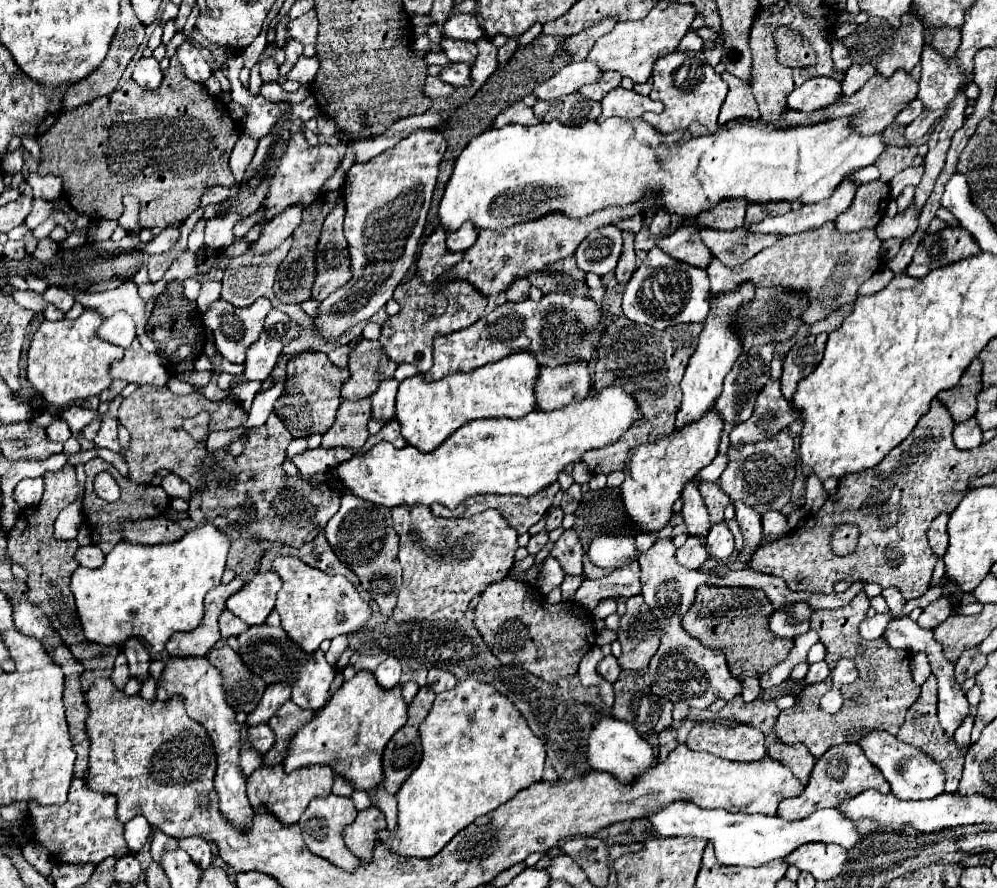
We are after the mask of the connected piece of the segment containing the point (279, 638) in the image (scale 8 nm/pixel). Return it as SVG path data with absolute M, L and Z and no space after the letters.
M261 624L261 626L249 626L243 634L237 636L237 642L241 646L241 660L243 664L257 676L265 680L265 684L277 684L285 682L291 686L291 700L301 708L319 710L327 700L327 690L331 686L331 680L335 676L335 668L327 664L325 654L321 650L309 654L301 646L297 646L287 632L277 626Z

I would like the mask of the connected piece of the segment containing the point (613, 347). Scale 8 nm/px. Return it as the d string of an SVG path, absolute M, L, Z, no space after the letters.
M625 316L603 322L595 372L593 372L593 388L603 390L607 386L621 386L635 400L641 418L635 420L631 428L627 428L615 444L587 450L581 456L581 460L589 466L593 474L611 474L615 470L623 470L631 448L657 440L659 436L671 434L681 404L679 384L687 368L687 360L695 352L701 328L703 324L679 324L667 330L655 330L647 324L637 324L633 320L627 320Z

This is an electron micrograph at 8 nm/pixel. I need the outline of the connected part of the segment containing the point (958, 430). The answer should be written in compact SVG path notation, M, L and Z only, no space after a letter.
M975 418L963 422L961 426L957 424L953 430L953 442L959 450L971 450L981 444L981 430L975 424Z

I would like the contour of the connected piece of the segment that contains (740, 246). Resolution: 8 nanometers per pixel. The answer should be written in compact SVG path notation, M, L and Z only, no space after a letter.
M699 228L699 236L711 250L711 254L729 268L743 264L769 244L775 244L775 240L779 238L773 234L749 234L741 228L729 232L715 228Z

